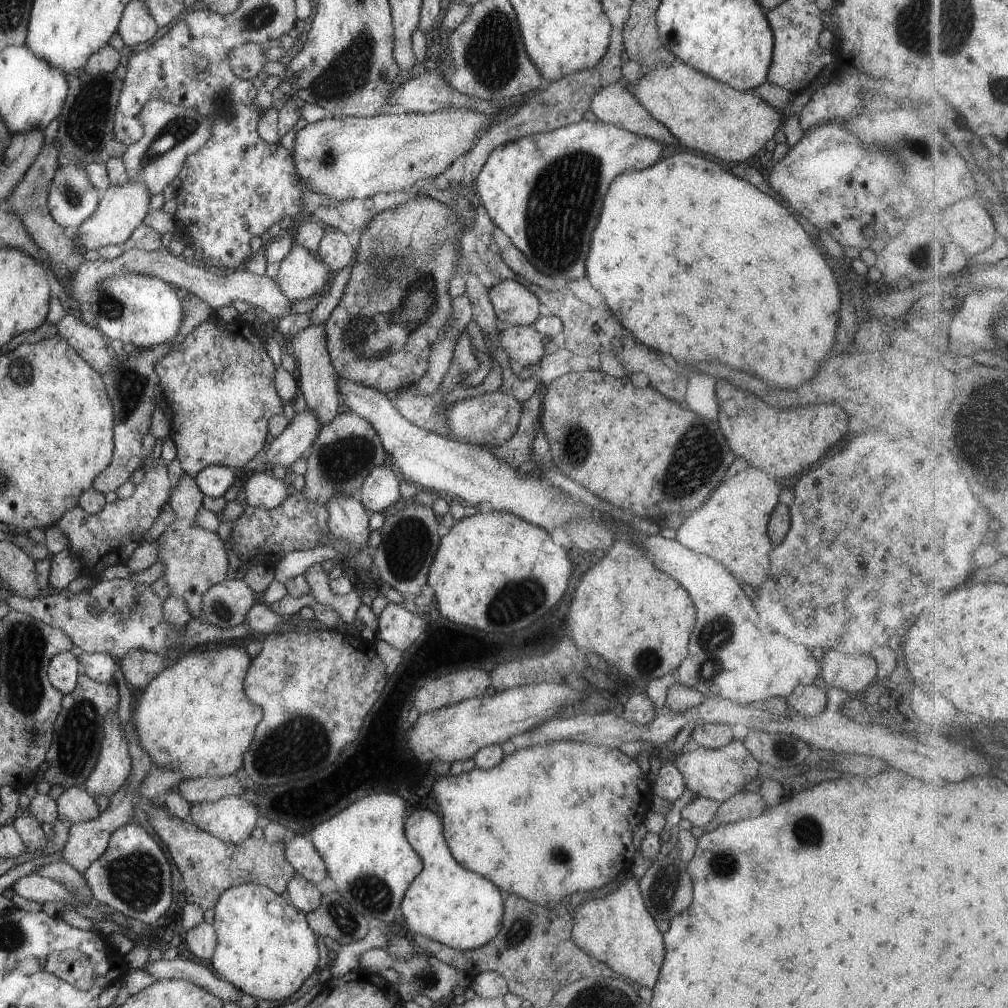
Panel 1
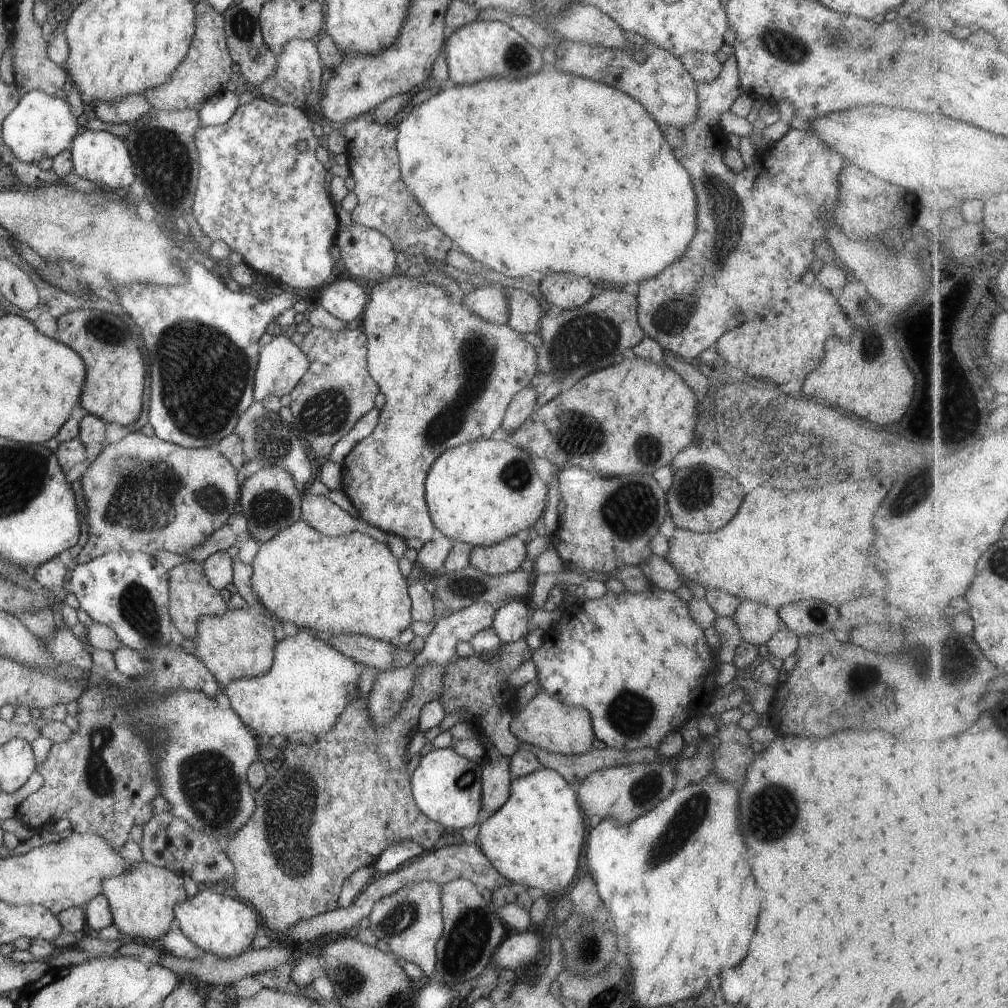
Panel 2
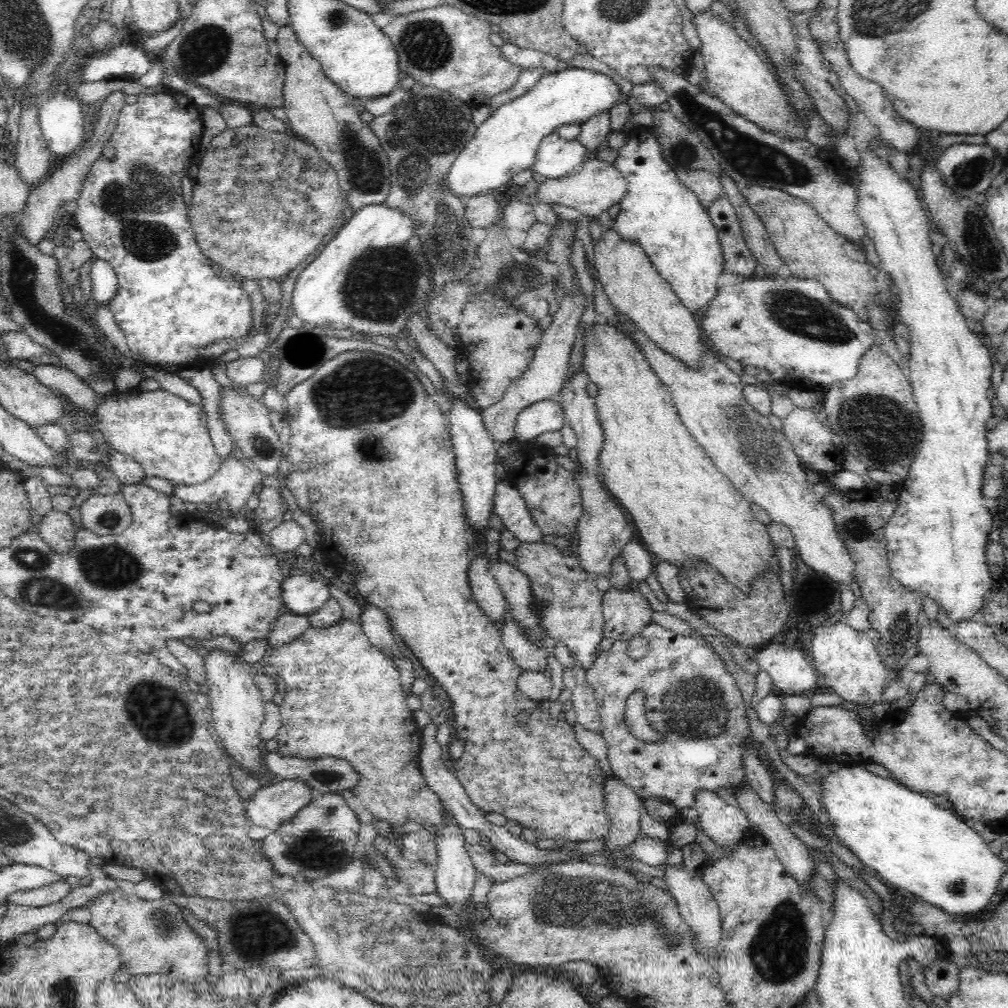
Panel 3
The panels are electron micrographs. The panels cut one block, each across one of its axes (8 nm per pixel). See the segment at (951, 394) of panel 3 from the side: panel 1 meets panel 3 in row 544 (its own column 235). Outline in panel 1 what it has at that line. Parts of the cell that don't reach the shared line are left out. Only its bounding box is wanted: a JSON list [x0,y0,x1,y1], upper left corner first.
[210,883,316,1000]

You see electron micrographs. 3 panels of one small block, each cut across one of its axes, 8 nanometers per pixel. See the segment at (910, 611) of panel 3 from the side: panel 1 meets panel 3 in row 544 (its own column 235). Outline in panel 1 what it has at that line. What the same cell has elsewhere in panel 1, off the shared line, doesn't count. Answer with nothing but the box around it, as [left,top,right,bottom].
[147,805,296,910]

